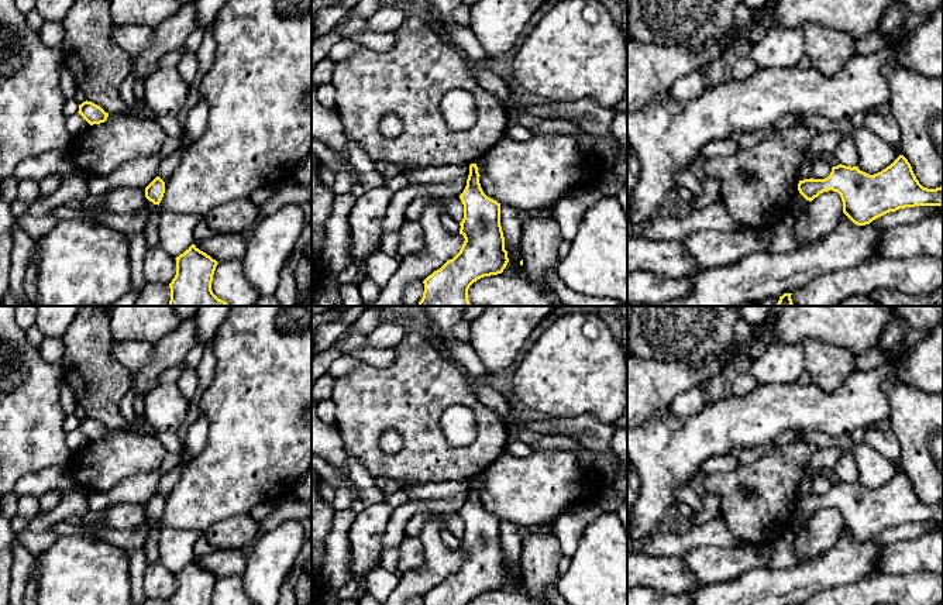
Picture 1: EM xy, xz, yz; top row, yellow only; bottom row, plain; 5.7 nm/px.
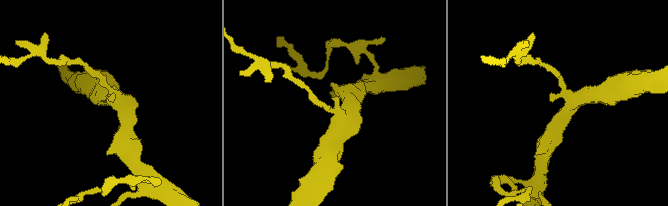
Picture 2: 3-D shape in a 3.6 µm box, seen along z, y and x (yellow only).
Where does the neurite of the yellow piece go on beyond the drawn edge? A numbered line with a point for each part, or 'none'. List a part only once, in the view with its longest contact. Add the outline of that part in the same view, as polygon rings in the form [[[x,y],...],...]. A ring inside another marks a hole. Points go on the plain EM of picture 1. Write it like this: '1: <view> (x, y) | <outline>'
none

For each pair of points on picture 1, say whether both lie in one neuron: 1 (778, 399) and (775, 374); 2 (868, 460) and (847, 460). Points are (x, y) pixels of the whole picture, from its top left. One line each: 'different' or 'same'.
1: different
2: different

